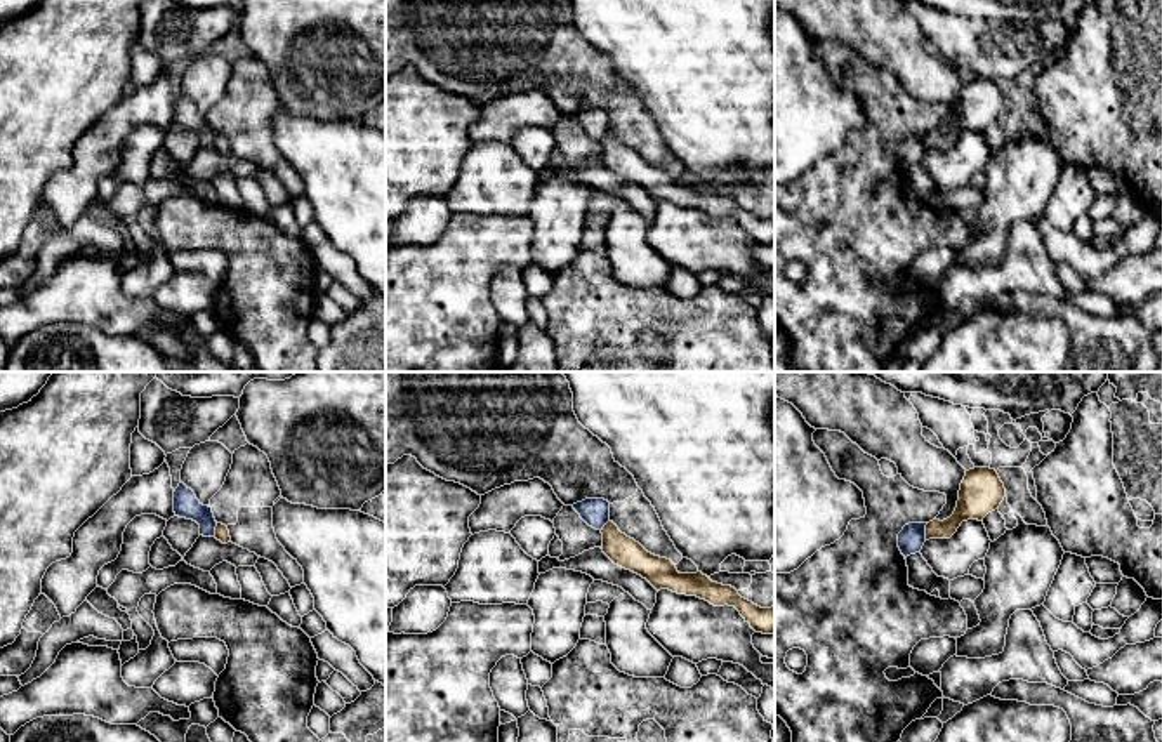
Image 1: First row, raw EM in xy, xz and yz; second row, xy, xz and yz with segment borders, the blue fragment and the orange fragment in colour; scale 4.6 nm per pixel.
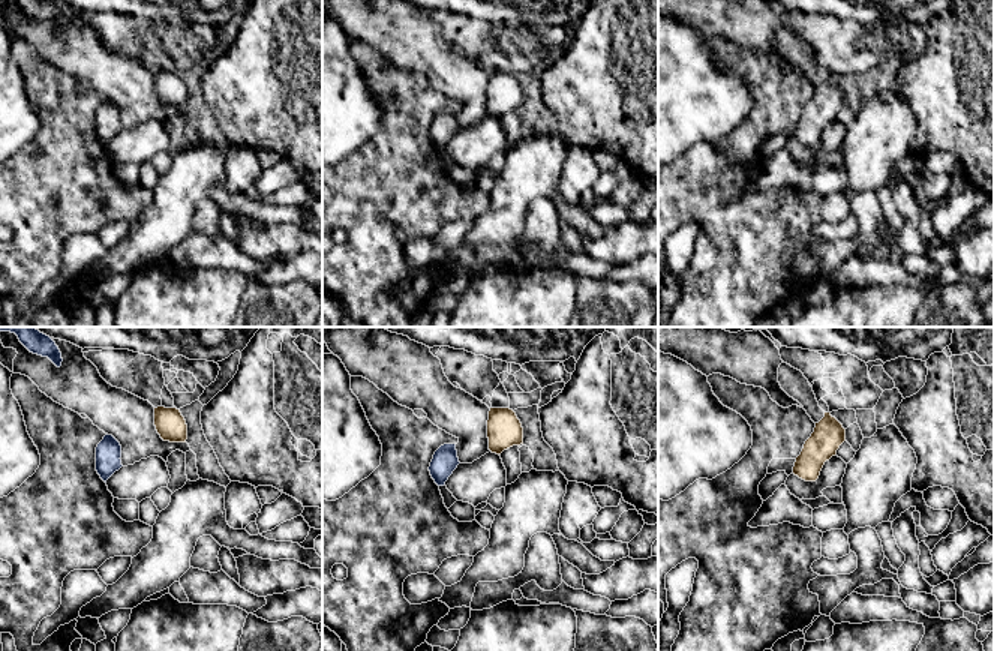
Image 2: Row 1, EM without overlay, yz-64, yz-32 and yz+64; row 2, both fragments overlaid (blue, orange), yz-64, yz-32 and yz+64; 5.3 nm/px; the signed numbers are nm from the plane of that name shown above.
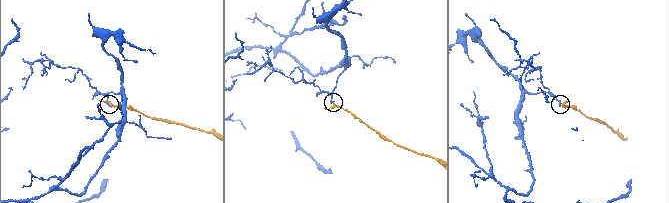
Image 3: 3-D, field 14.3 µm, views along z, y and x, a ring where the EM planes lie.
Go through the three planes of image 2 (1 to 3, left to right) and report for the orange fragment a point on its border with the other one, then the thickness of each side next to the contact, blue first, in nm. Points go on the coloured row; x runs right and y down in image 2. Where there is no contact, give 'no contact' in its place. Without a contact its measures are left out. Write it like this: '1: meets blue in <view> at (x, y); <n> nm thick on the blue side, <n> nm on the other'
1: no contact
2: no contact
3: no contact

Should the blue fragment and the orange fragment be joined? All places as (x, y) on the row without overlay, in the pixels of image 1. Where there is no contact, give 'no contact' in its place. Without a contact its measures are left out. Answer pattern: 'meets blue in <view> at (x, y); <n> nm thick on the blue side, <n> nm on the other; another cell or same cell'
meets blue in yz at (924, 143); 120 nm thick on the blue side, 130 nm on the other; another cell

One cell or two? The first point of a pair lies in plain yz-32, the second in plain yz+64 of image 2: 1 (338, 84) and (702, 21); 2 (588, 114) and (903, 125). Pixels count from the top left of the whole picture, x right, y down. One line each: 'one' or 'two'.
1: two
2: two

